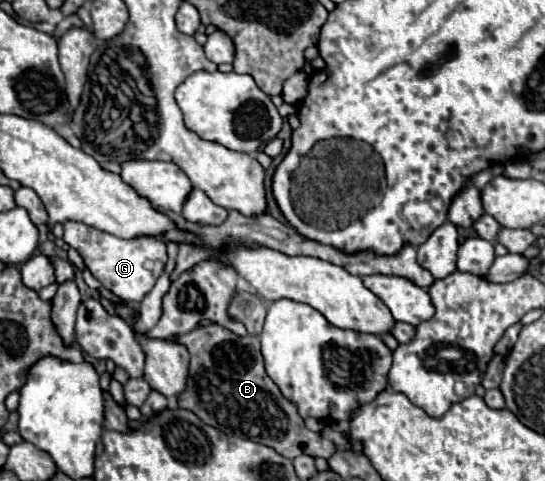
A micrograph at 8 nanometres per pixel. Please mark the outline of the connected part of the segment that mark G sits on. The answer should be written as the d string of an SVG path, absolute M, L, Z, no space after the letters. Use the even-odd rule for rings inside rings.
M66 221L62 227L64 227L64 241L82 255L90 273L106 289L110 289L112 293L130 303L142 301L142 297L150 293L150 289L154 287L156 279L164 273L166 243L158 241L158 237L132 237L130 241L126 241L76 221Z

